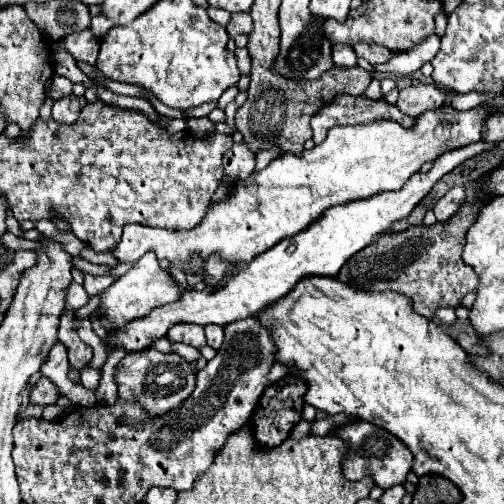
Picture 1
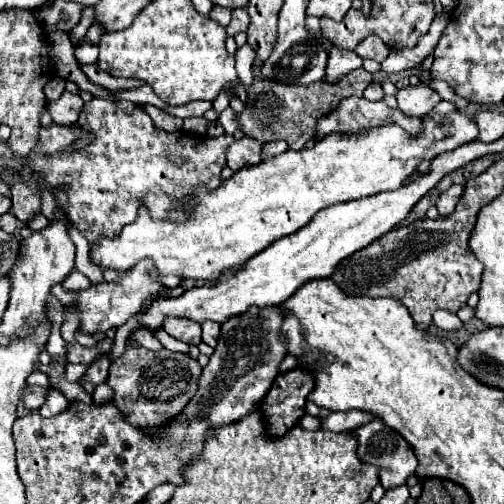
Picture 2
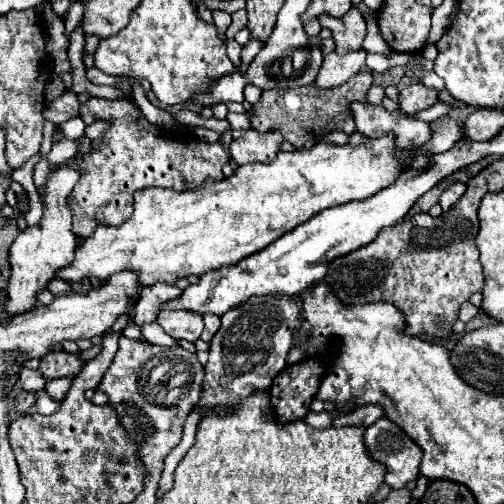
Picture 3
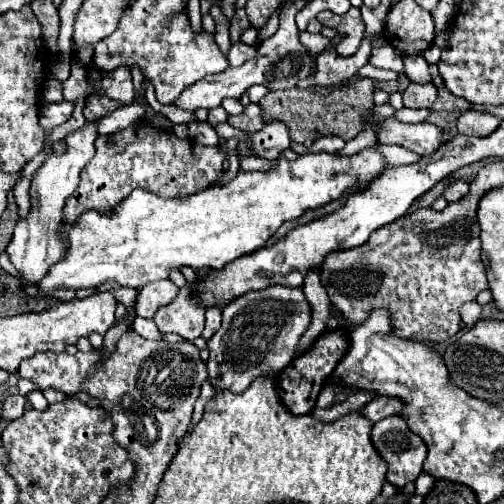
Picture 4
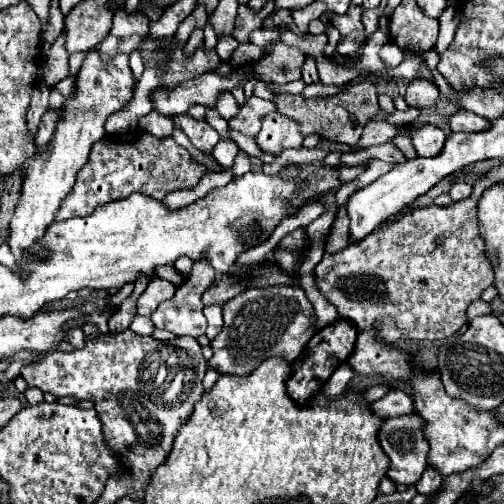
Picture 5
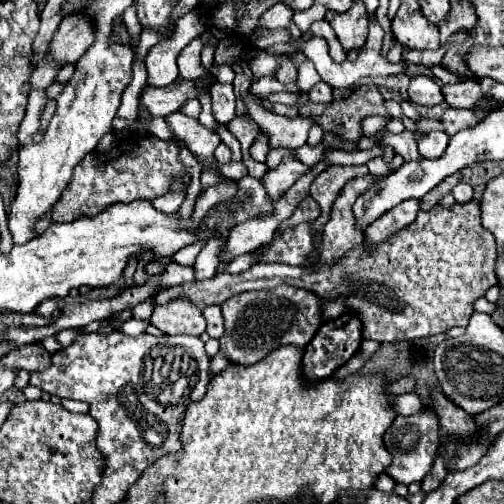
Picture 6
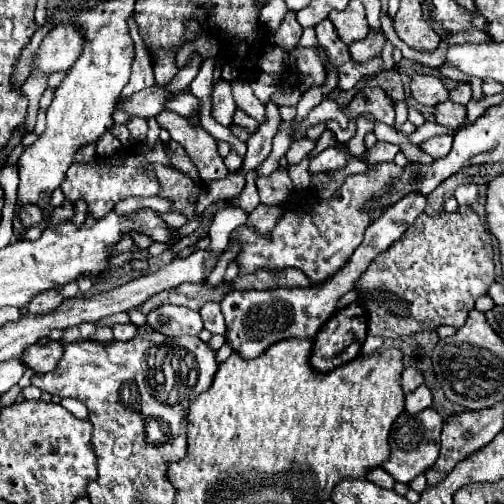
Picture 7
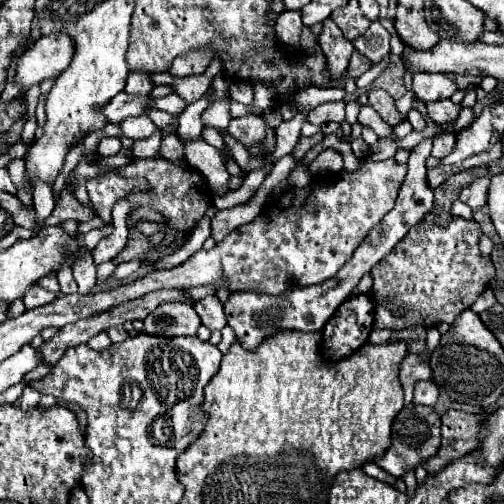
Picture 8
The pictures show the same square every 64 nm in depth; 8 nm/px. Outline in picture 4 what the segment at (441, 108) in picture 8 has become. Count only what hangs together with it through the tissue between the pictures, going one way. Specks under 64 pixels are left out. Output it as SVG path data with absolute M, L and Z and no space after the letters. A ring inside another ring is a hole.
M466 110L458 116L458 132L466 136L488 136L496 130L500 120L490 114L480 114L474 110Z

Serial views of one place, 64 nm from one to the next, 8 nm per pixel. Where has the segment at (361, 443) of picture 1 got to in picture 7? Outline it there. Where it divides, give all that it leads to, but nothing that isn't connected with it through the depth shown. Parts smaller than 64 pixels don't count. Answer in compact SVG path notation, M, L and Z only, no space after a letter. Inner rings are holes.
M426 408L418 414L402 412L392 424L392 430L390 430L392 450L390 450L388 462L384 462L382 468L398 482L404 482L404 484L412 482L420 472L424 472L436 462L438 450L440 450L440 432L442 432L442 416L434 408Z

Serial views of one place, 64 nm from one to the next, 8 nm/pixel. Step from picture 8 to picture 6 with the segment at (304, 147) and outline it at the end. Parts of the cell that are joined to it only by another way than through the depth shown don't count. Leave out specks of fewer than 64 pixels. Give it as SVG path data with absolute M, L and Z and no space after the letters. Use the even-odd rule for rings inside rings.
M287 148L271 149L266 158L266 165L269 169L276 168L282 161L283 156L295 159L293 150Z

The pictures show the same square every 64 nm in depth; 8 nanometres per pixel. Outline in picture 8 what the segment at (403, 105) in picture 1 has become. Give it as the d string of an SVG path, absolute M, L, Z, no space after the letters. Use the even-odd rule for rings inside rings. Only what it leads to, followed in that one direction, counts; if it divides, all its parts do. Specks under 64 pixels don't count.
M416 74L412 82L412 90L416 92L418 100L434 102L434 100L450 98L458 90L458 84L448 74Z

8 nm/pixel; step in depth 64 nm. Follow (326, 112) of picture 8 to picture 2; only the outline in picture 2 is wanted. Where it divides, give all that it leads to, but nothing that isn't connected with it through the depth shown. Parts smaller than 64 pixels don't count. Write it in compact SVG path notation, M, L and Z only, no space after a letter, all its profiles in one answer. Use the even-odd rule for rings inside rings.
M242 136L240 140L234 140L232 146L228 148L228 162L226 164L232 170L238 170L240 166L246 166L246 164L258 164L262 148L264 148L264 144L260 144L258 140Z

